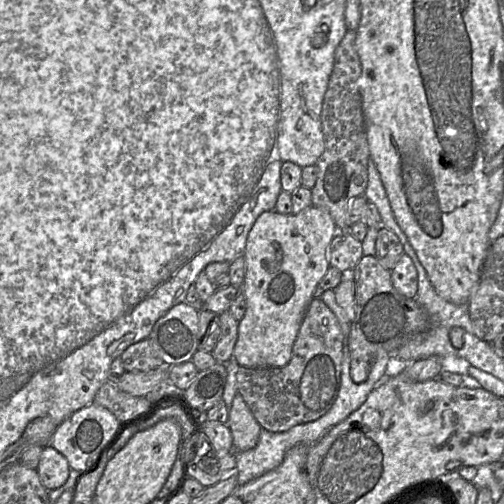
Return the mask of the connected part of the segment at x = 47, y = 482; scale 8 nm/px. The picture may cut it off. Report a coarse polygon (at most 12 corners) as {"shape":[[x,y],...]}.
{"shape":[[42,446],[36,471],[49,491],[70,474],[67,459],[52,446]]}

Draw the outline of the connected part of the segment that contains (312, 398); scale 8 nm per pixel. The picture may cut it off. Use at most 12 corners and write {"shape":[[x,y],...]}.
{"shape":[[313,298],[288,364],[240,366],[263,429],[320,418],[340,388],[343,333]]}

